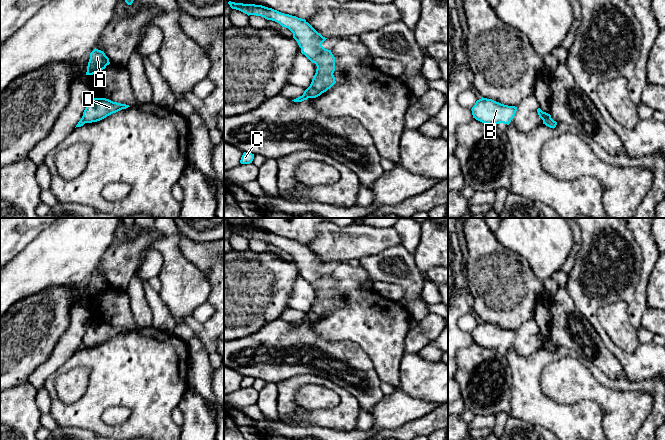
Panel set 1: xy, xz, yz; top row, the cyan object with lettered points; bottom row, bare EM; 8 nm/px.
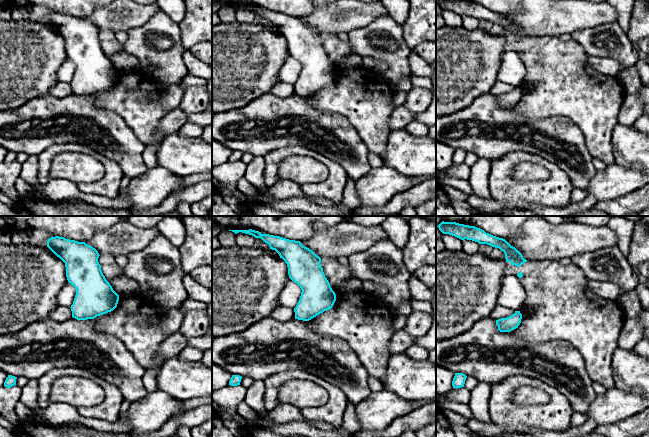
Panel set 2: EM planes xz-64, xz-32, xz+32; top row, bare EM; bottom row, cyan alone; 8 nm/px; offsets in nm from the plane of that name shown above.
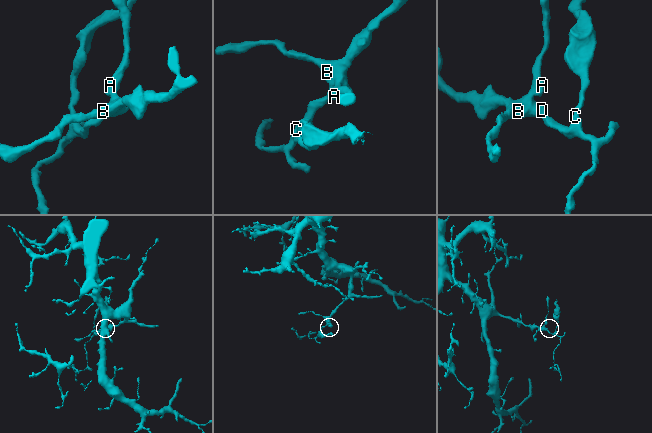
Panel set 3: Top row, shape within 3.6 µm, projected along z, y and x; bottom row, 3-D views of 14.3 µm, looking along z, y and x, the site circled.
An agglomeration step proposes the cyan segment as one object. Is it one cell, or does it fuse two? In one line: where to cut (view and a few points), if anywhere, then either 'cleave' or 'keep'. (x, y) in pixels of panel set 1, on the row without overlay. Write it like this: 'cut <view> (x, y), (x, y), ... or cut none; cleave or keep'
cut xz (306, 313), (310, 321); cleave

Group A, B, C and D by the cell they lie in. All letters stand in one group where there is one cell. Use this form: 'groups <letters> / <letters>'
groups A B D / C

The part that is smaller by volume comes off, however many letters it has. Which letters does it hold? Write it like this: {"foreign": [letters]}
{"foreign": ["C"]}

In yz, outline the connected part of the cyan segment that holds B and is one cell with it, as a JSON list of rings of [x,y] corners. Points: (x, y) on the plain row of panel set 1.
[[[482,321],[476,325],[471,334],[473,342],[484,348],[495,349],[504,347],[509,349],[515,340],[517,331],[504,329]]]

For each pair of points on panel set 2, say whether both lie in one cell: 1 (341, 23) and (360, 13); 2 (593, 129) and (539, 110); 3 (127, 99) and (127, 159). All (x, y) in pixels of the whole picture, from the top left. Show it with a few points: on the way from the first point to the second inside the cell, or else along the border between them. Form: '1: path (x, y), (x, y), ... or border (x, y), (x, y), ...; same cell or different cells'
1: path (346, 18), (350, 14), (355, 14); same cell
2: path (580, 116), (572, 108), (552, 108); same cell
3: border (107, 110), (116, 112), (141, 142); different cells

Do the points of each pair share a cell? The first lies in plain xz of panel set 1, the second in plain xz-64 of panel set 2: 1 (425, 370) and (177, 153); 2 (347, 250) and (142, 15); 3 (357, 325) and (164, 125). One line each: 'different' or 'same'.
1: same
2: same
3: different

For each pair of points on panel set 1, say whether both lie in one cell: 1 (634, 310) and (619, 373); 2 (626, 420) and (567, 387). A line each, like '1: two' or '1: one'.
1: two
2: one

